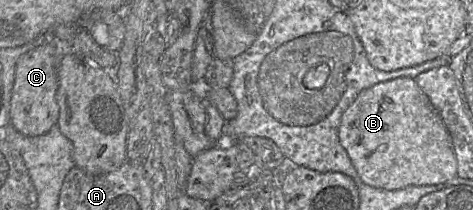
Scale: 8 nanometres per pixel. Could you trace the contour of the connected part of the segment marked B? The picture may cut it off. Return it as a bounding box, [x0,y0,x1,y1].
[338,77,457,189]

